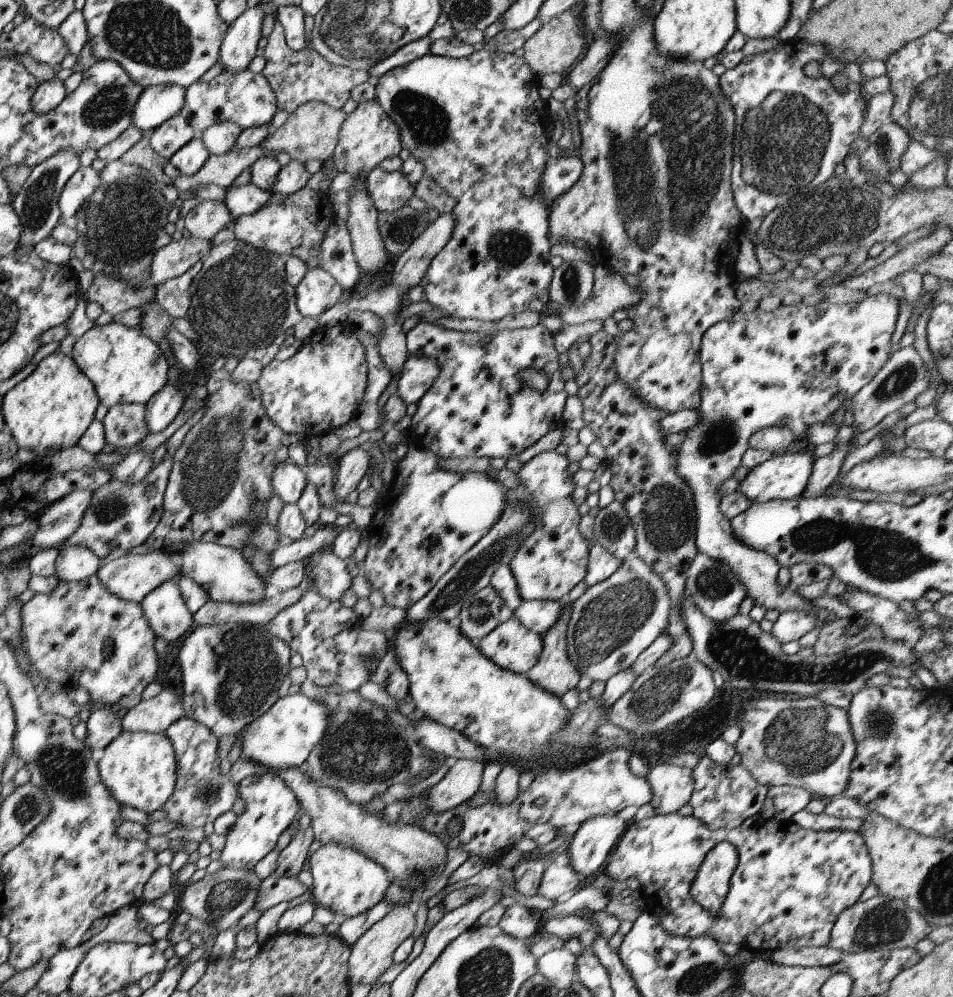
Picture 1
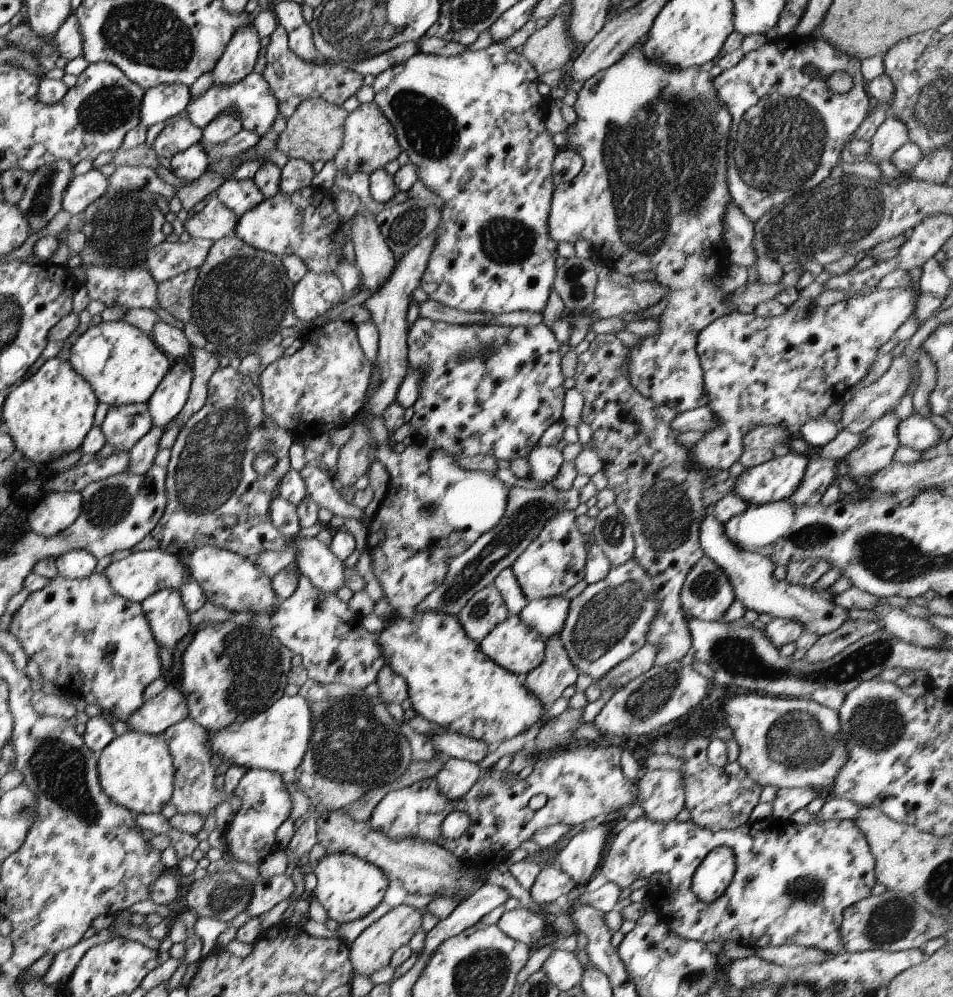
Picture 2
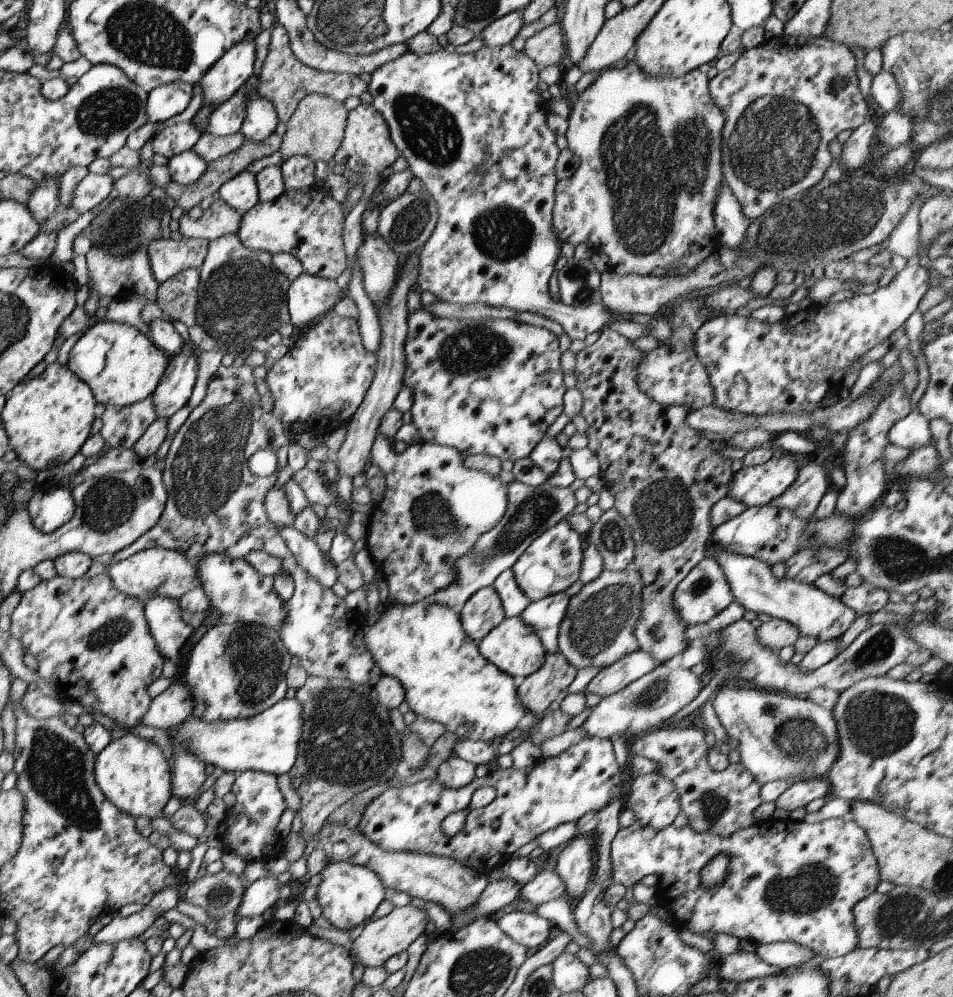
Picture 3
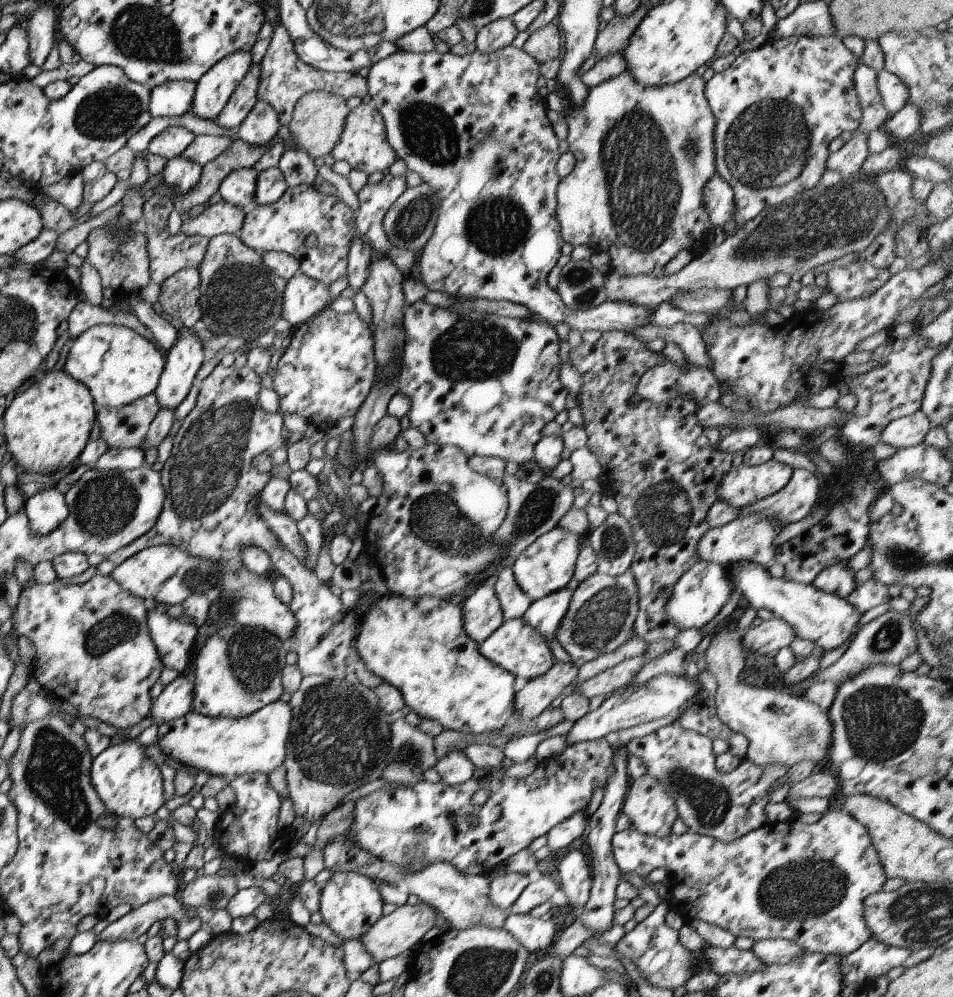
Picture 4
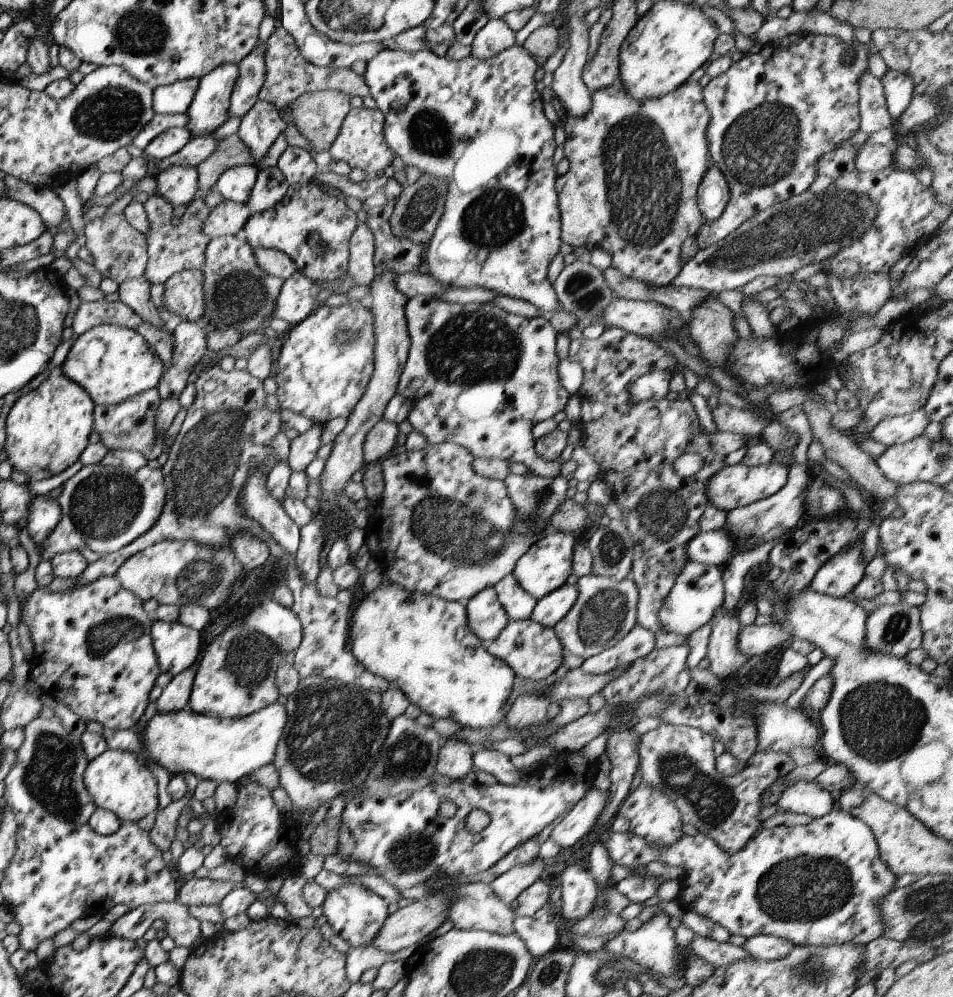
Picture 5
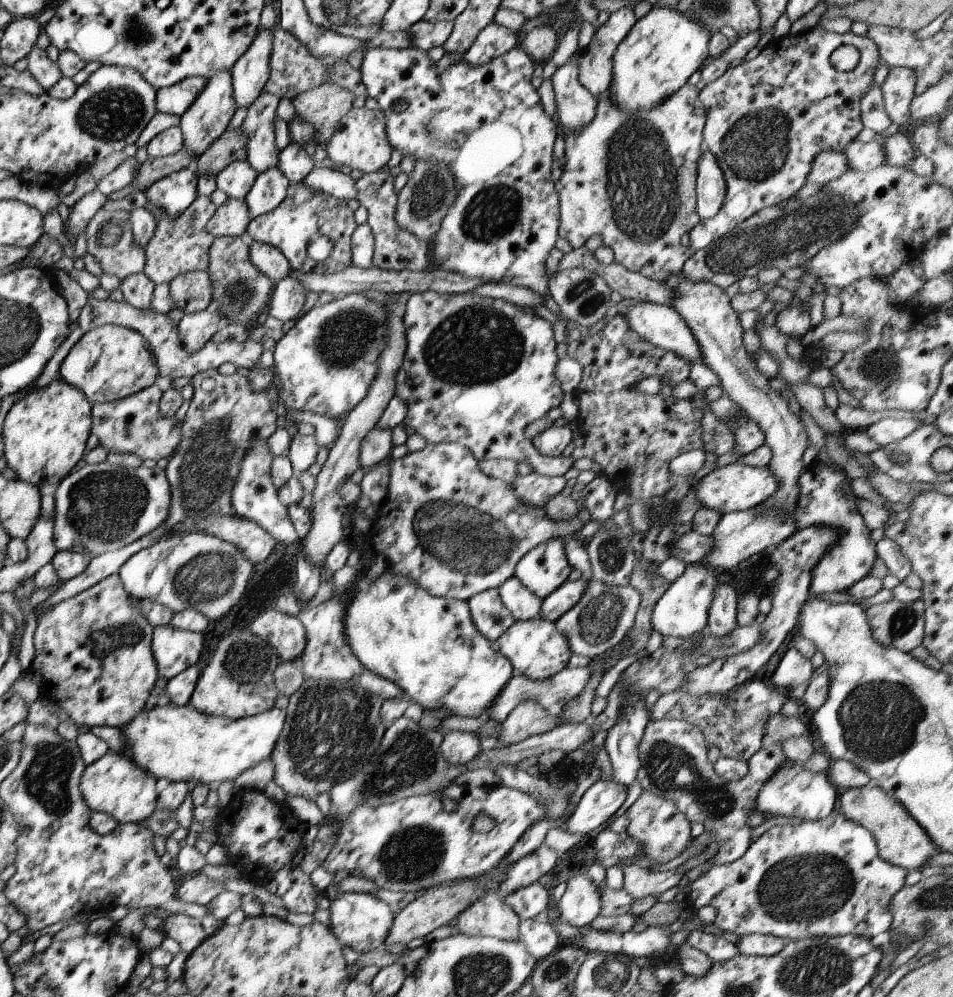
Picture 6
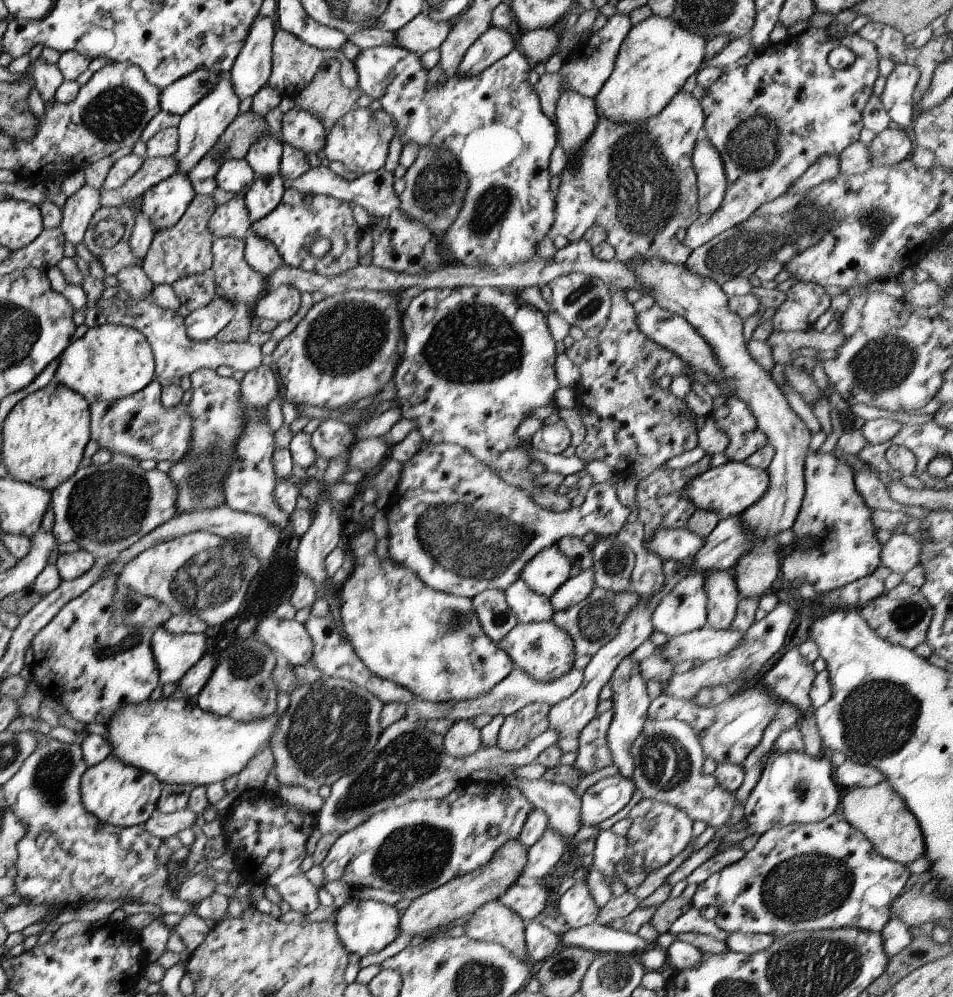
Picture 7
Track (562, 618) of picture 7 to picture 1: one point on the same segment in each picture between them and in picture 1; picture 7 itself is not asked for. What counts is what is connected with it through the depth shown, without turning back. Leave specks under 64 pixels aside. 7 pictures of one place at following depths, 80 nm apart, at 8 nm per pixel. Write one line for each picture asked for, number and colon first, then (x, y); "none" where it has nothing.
1: (611, 622)
2: (608, 621)
3: (597, 629)
4: (602, 608)
5: (604, 611)
6: (604, 614)

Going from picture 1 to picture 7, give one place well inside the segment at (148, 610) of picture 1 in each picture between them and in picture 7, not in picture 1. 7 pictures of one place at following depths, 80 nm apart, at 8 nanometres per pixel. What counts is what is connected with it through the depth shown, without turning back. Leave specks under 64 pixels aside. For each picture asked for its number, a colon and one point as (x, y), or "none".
2: (167, 618)
3: (163, 616)
4: (173, 640)
5: (176, 647)
6: (173, 650)
7: (174, 654)

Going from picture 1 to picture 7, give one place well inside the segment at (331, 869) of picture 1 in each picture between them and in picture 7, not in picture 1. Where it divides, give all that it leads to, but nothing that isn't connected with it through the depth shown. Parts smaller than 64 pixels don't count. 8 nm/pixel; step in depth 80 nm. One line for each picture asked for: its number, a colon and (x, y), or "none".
2: (348, 888)
3: (348, 895)
4: (349, 903)
5: (355, 914)
6: (359, 920)
7: (363, 928)

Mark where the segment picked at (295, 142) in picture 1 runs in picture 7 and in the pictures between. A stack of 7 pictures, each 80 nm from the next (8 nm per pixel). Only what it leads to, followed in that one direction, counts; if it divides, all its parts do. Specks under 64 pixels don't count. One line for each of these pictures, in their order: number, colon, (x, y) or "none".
2: (314, 131)
3: (316, 127)
4: (316, 122)
5: (317, 115)
6: (322, 107)
7: (325, 96)

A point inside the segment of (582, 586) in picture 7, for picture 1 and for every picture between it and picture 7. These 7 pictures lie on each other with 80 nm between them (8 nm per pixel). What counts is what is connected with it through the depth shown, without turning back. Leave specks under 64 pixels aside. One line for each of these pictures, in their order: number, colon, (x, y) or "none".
1: (539, 616)
2: (546, 615)
3: (544, 615)
4: (544, 614)
5: (549, 609)
6: (559, 601)

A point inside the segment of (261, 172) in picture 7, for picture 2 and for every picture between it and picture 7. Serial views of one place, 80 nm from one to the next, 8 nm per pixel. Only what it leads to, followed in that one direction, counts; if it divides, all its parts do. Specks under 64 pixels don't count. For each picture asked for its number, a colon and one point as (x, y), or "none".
2: (250, 99)
3: (260, 119)
4: (259, 127)
5: (260, 125)
6: (261, 153)

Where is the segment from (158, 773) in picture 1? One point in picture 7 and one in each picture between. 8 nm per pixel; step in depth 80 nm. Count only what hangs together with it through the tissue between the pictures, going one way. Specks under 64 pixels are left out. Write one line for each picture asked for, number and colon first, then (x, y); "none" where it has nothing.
2: (135, 770)
3: (131, 773)
4: (128, 784)
5: (118, 781)
6: (113, 784)
7: (119, 794)

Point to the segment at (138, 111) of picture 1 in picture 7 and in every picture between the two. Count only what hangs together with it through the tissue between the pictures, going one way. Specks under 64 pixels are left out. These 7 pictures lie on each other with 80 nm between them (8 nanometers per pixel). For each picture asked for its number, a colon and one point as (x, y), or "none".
2: (158, 103)
3: (166, 100)
4: (173, 98)
5: (173, 99)
6: (175, 99)
7: (177, 98)

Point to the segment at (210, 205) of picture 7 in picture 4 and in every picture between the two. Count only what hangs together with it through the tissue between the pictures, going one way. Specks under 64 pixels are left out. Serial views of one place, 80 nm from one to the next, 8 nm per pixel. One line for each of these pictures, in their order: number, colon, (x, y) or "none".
4: (167, 254)
5: (169, 249)
6: (177, 246)

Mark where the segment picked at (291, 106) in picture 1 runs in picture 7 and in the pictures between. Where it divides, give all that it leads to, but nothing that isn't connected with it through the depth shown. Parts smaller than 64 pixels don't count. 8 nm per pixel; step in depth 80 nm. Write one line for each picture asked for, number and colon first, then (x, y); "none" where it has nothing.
2: (290, 80)
3: (283, 80)
4: (284, 77)
5: (287, 74)
6: (293, 70)
7: (293, 63)

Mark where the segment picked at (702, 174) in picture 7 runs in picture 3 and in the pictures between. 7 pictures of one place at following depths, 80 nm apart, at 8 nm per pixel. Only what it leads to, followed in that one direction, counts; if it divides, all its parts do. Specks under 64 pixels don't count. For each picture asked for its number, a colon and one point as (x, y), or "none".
3: (729, 222)
4: (717, 198)
5: (712, 192)
6: (710, 187)

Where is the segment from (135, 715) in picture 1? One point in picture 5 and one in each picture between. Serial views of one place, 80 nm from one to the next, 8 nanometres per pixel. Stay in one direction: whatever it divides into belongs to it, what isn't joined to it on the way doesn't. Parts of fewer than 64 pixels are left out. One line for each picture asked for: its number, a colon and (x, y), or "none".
2: (168, 707)
3: (172, 705)
4: (174, 700)
5: (174, 696)

